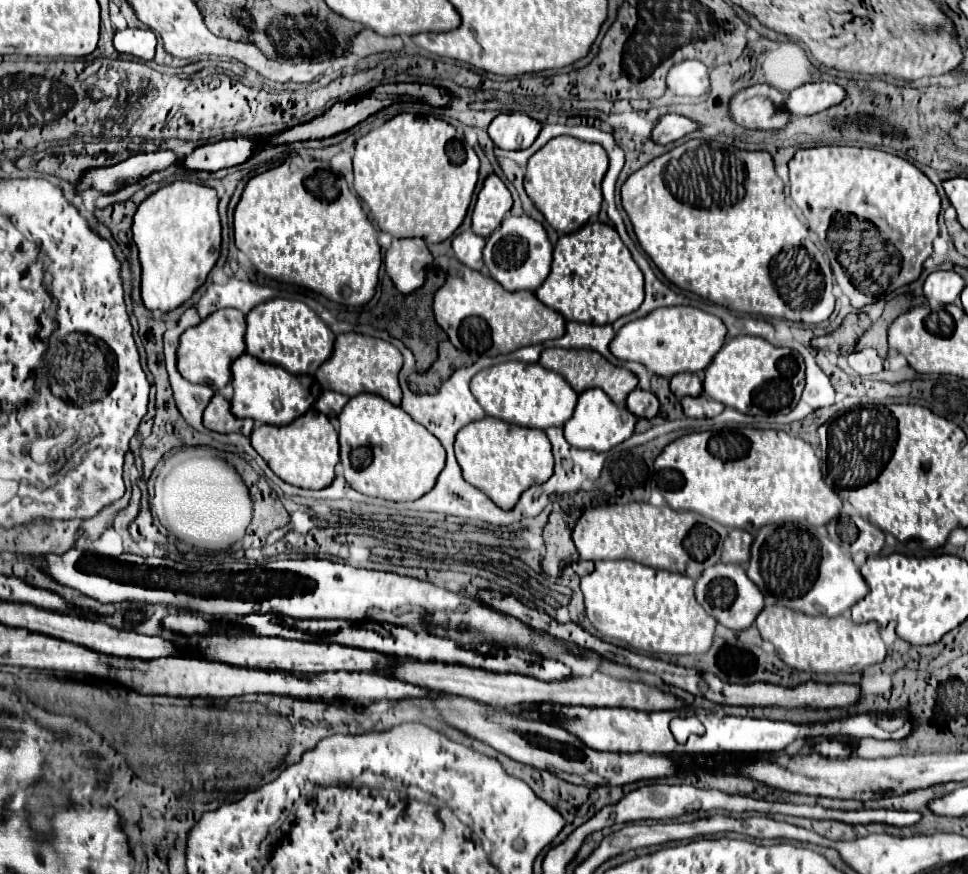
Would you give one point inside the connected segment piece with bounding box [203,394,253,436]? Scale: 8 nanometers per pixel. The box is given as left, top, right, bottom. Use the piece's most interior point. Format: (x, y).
(217, 417)

